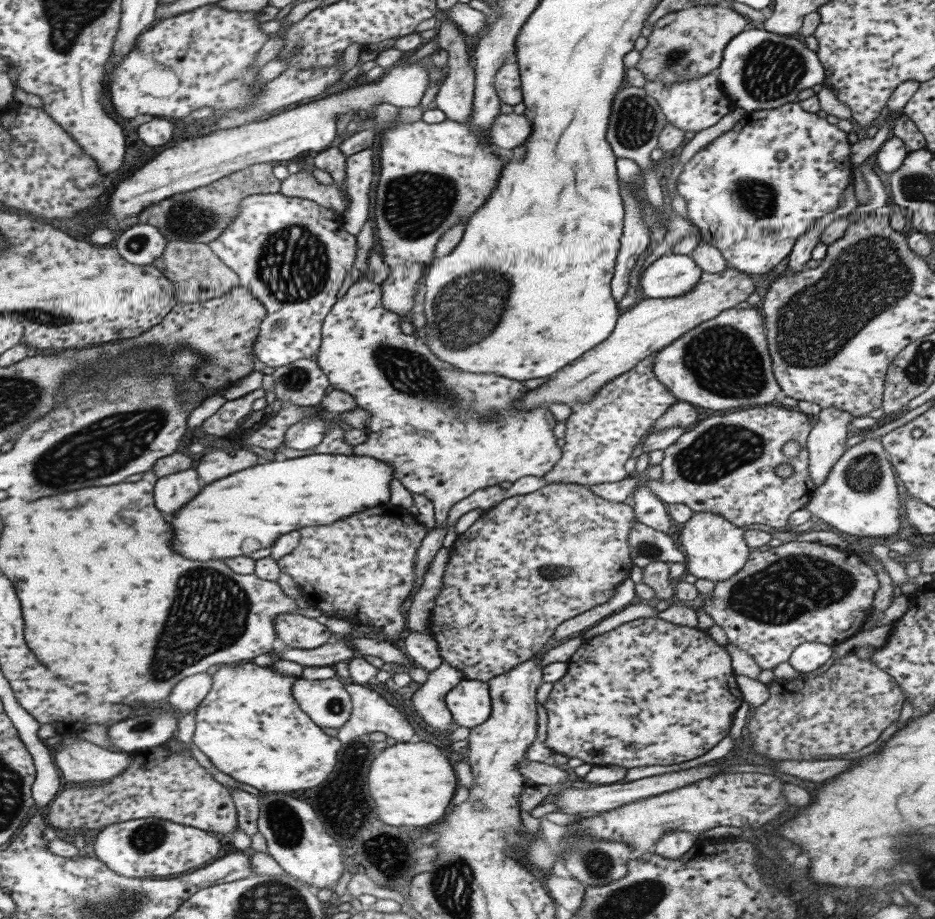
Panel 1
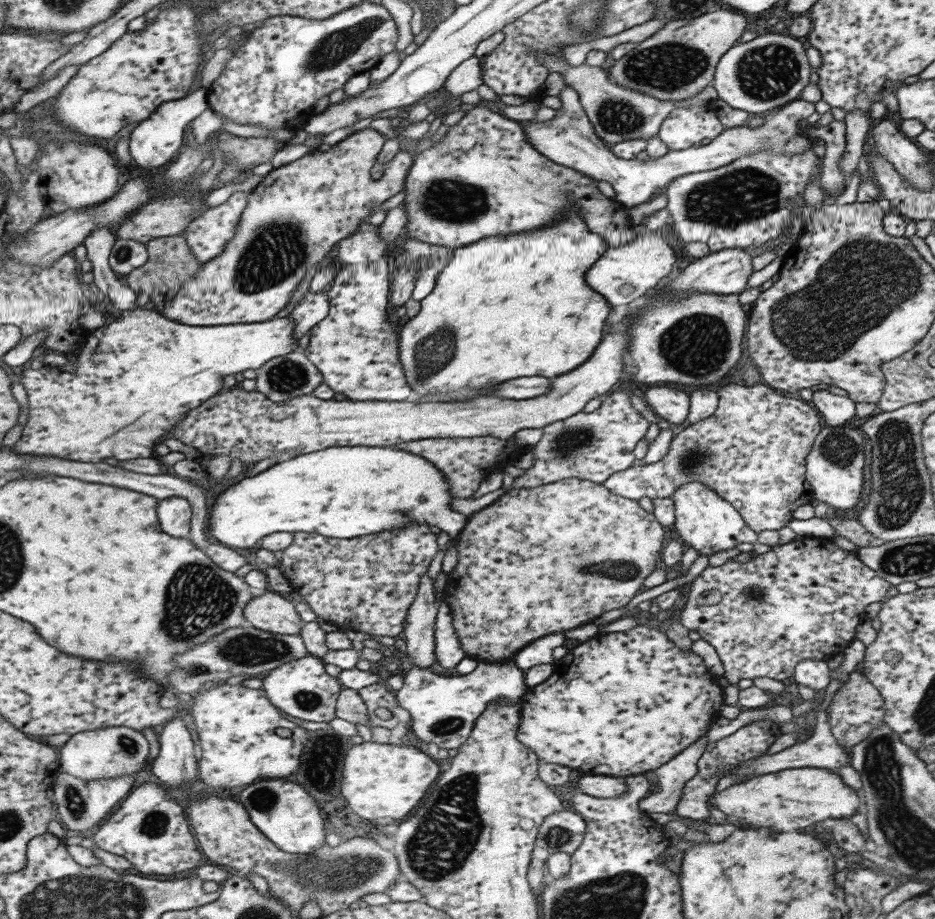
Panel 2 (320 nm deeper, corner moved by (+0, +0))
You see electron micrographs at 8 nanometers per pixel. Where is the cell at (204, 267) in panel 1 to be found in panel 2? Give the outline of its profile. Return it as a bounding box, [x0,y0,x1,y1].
[126,234,203,306]

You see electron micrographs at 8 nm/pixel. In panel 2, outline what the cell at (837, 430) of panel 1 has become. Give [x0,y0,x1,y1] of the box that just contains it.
[810,389,855,426]

